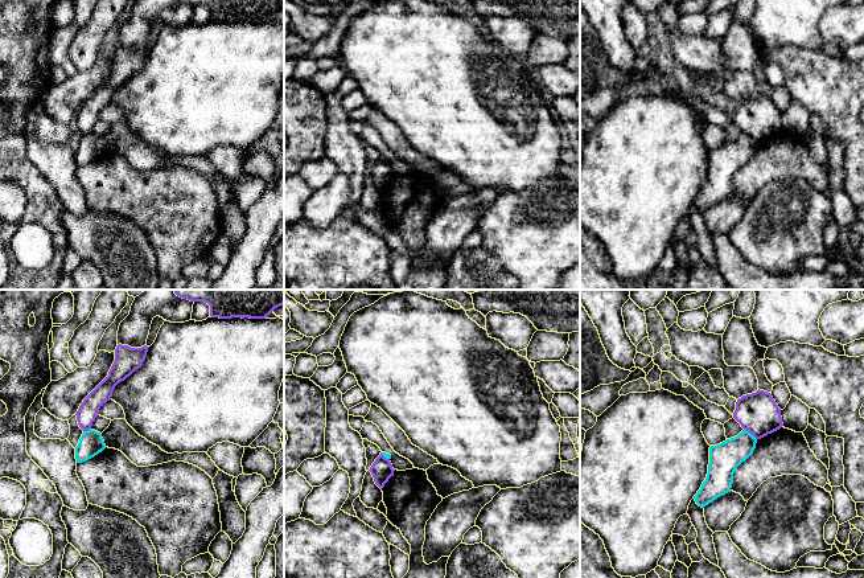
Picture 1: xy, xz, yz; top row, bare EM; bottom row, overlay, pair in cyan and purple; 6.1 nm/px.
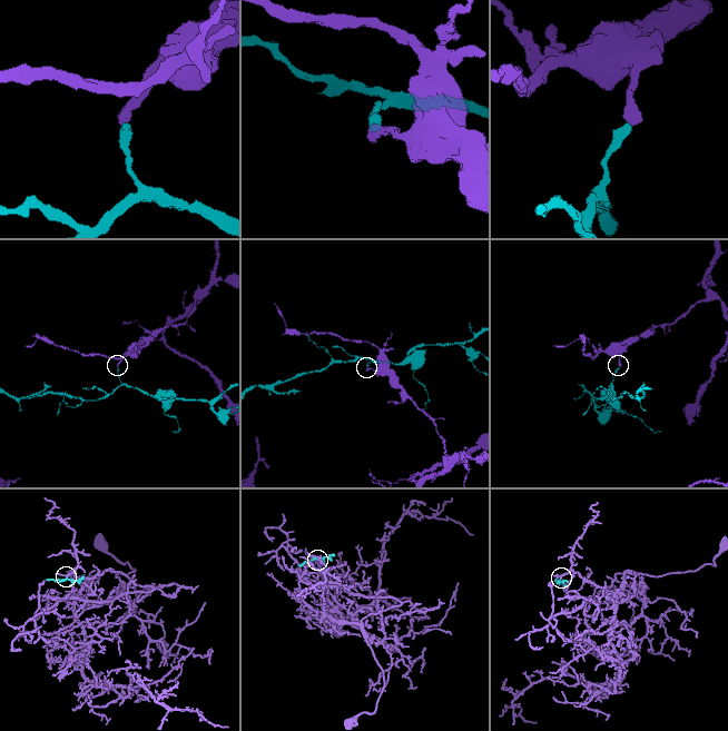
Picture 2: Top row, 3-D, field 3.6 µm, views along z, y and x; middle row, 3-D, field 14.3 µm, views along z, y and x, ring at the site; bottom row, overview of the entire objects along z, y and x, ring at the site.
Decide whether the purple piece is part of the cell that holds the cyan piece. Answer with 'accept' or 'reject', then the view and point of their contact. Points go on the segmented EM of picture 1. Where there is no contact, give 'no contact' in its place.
reject; meets cyan in yz at (751, 434)

